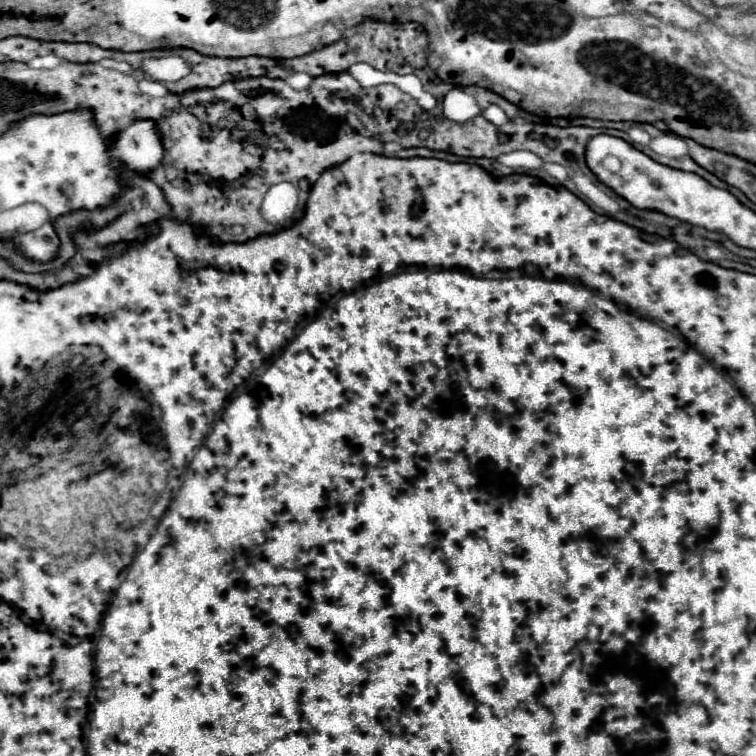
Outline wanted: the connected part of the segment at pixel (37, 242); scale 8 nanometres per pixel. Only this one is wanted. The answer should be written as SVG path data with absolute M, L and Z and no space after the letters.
M52 223L42 225L34 233L14 235L14 241L18 243L18 249L34 261L50 261L58 249L58 237L52 229Z

